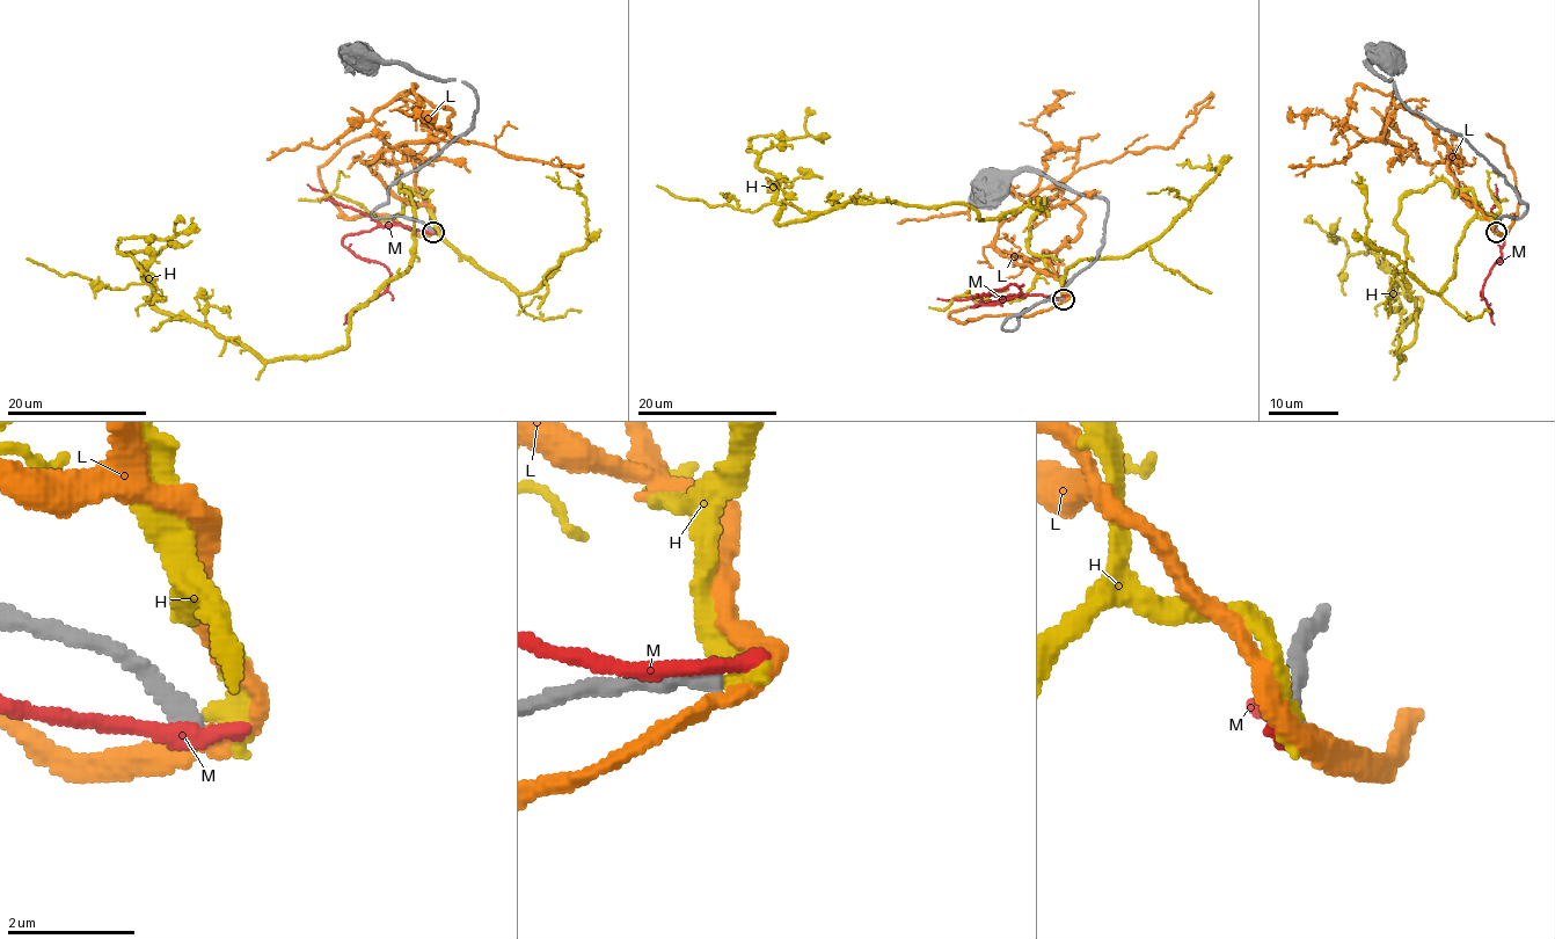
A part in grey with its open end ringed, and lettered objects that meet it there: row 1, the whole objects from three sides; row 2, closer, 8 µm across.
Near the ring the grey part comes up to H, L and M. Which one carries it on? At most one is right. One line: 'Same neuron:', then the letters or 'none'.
Same neuron: none

